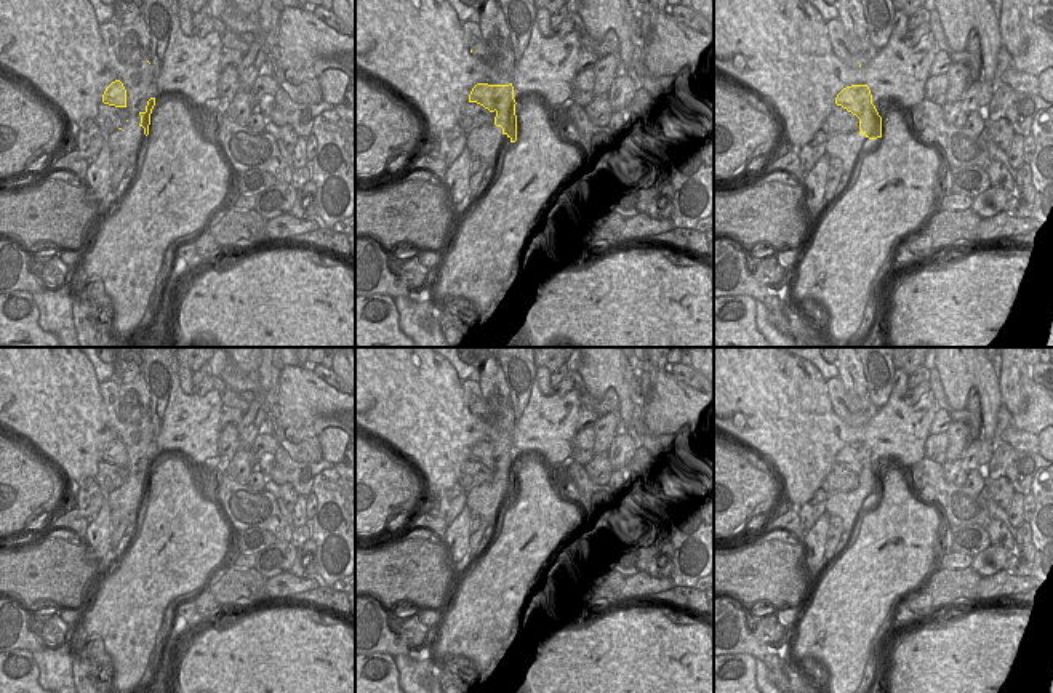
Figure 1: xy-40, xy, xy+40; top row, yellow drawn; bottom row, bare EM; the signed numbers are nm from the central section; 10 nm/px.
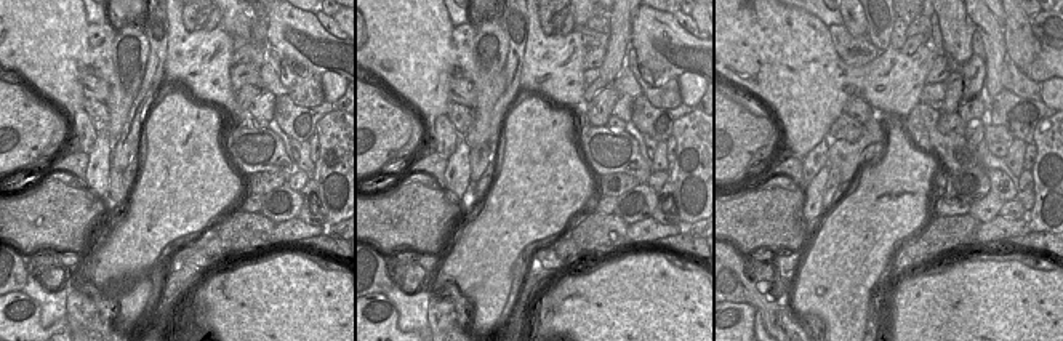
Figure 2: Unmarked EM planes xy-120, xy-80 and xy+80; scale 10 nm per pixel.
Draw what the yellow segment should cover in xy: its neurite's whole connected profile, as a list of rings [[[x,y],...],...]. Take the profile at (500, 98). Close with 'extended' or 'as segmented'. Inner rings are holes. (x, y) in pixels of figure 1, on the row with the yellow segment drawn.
[[[477,83],[469,94],[469,102],[477,102],[490,112],[494,112],[494,125],[502,128],[502,134],[506,134],[510,139],[510,142],[517,141],[517,102],[514,99],[512,83]]]; as segmented

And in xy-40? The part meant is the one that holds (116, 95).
[[[106,46],[110,66],[115,69],[118,78],[112,82],[104,94],[102,102],[115,107],[125,107],[128,115],[138,112],[141,115],[139,126],[144,134],[149,134],[150,114],[155,106],[155,98],[146,99],[146,90],[152,82],[152,64],[144,59],[136,66],[122,64],[110,46]]]; extended

